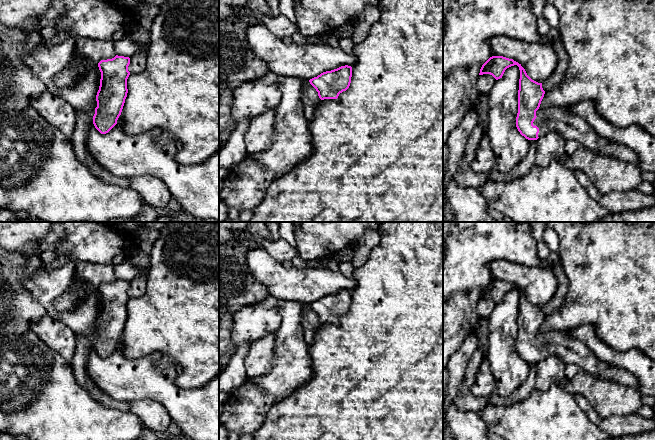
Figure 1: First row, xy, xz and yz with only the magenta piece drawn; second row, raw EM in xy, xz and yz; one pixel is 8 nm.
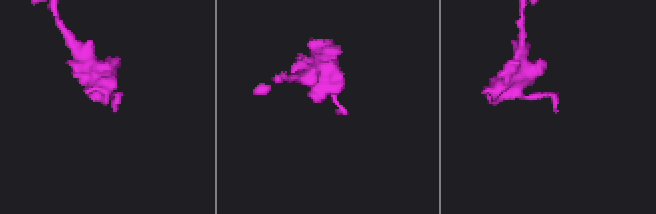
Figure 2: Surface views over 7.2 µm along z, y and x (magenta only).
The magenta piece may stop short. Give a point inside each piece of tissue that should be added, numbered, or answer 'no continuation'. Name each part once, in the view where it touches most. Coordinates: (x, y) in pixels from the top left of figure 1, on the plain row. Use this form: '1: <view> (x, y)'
1: yz (555, 343)

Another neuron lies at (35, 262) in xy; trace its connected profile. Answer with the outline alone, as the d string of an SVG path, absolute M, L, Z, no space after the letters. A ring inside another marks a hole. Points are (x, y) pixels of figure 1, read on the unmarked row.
M35 255L30 256L31 274L35 276L39 267L41 266L41 259Z

